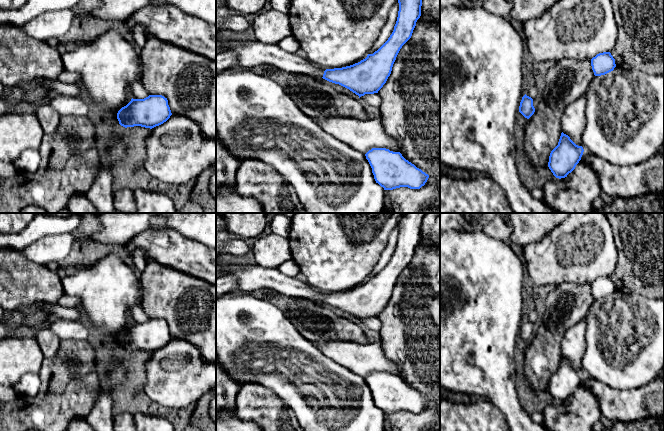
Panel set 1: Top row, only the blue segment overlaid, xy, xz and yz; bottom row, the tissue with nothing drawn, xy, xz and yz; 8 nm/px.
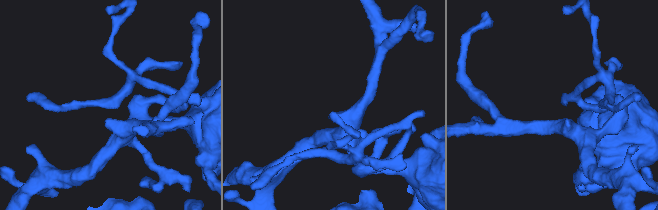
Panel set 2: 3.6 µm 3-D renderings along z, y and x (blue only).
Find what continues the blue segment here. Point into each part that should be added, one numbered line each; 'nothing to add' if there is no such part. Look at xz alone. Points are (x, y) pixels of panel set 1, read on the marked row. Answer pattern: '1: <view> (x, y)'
1: xz (250, 54)

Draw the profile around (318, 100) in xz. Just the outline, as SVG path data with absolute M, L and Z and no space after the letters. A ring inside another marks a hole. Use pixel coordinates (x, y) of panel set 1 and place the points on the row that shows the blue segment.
M279 69L271 71L268 77L282 86L298 108L316 121L325 117L368 119L367 109L360 100L338 92L315 77Z

